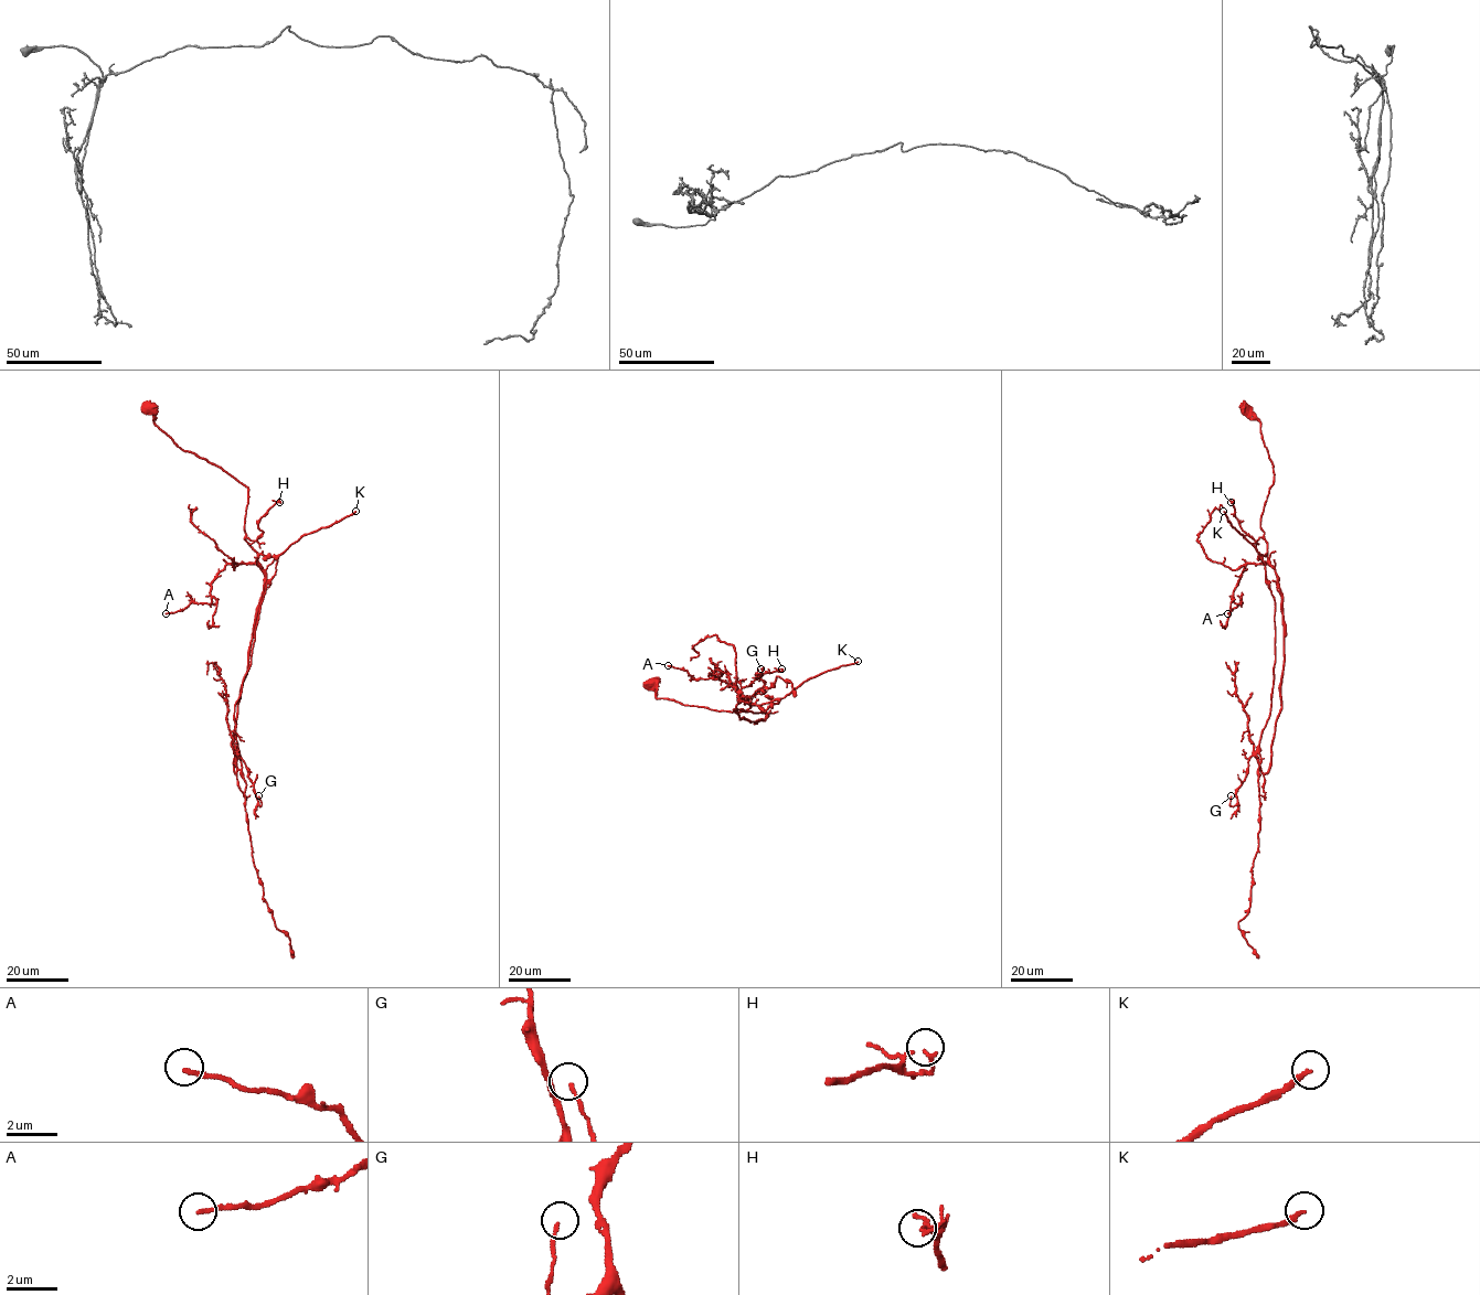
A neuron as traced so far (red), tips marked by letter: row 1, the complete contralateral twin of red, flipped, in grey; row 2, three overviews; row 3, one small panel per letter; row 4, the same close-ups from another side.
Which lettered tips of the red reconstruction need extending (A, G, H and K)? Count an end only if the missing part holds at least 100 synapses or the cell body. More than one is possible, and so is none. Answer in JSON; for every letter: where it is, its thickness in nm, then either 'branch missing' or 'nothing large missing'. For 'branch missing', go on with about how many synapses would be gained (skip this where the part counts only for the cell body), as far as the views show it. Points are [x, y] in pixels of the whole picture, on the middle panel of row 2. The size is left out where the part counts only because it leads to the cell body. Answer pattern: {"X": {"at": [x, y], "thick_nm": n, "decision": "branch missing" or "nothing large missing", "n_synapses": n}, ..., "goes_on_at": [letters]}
{"A": {"at": [668, 665], "thick_nm": 160, "decision": "nothing large missing"}, "G": {"at": [760, 669], "thick_nm": 130, "decision": "nothing large missing"}, "H": {"at": [781, 669], "thick_nm": 120, "decision": "nothing large missing"}, "K": {"at": [858, 661], "thick_nm": 190, "decision": "branch missing", "n_synapses": 200}, "goes_on_at": ["K"]}

